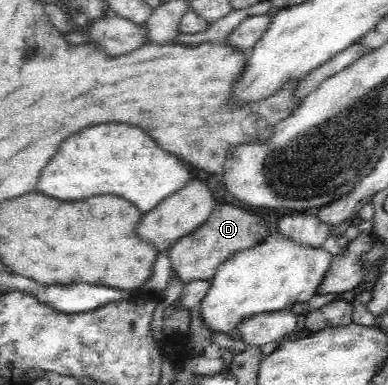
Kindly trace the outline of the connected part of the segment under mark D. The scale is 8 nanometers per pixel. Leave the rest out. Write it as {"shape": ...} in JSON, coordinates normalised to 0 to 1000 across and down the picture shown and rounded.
{"shape":[[[557,530],[557,543],[531,577],[497,597],[495,608],[459,621],[433,647],[441,701],[456,712],[474,740],[500,727],[541,727],[552,717],[554,701],[577,678],[595,670],[611,652],[680,631],[691,608],[696,603],[675,566],[665,566],[624,540],[588,535],[588,530]]]}

